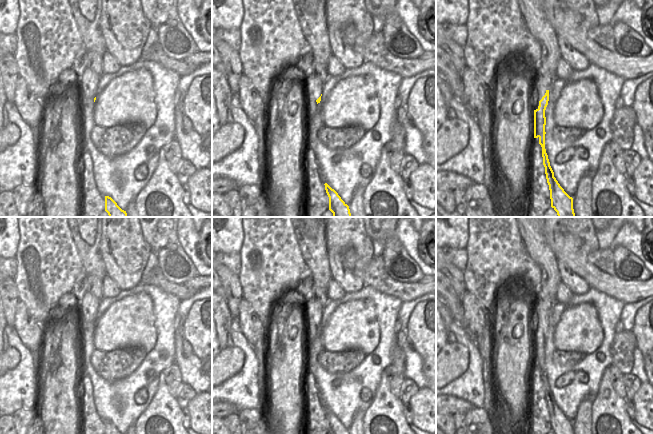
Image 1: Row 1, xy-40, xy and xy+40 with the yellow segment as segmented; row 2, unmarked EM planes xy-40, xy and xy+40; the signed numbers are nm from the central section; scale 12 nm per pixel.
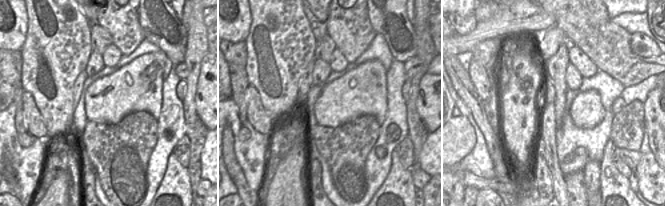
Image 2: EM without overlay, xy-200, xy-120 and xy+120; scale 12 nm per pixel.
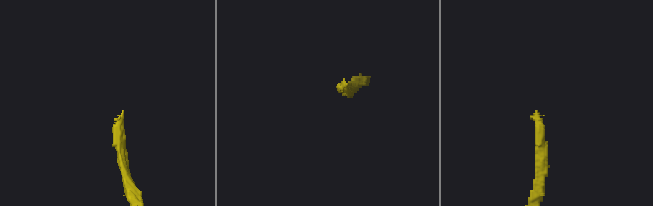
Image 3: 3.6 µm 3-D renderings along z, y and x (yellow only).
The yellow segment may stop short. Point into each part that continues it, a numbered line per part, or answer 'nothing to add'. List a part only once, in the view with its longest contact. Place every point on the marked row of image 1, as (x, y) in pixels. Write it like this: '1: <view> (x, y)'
1: xy+40 (539, 89)

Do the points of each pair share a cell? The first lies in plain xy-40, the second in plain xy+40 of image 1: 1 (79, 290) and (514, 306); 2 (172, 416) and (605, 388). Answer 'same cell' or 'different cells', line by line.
1: different cells
2: same cell

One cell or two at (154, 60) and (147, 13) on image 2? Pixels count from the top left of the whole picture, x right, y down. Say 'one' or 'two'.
two

